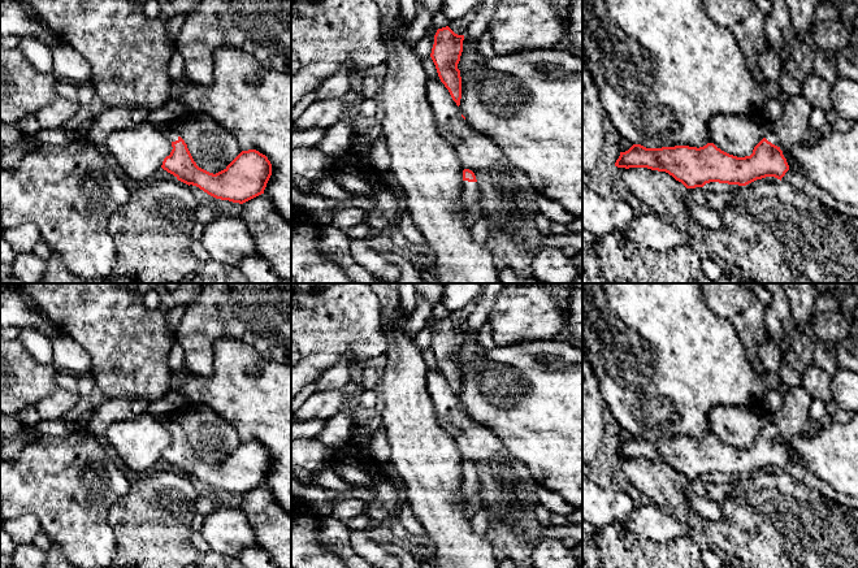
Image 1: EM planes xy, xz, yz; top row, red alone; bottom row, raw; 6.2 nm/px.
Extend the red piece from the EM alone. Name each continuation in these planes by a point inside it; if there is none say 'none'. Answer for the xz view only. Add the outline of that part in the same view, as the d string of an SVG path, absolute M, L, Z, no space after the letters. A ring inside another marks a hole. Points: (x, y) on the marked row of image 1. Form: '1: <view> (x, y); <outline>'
1: xz (469, 195); M463 181L462 203L469 213L473 213L478 201L477 182Z

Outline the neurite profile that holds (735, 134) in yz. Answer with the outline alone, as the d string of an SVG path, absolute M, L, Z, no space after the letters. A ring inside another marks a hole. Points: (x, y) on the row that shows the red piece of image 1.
M759 113L716 114L708 122L708 138L722 151L745 157L753 153L754 147L771 133L772 123L763 120Z

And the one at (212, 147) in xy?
M190 112L170 129L185 140L196 165L213 174L242 152L235 136L207 114Z

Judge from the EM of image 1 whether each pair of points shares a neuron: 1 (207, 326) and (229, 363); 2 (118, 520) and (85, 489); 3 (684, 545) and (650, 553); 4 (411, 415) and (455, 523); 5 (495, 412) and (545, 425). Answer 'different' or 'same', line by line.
1: different
2: different
3: same
4: same
5: same

